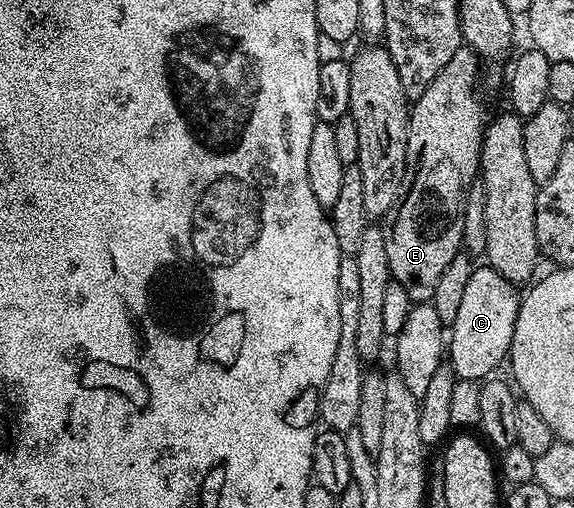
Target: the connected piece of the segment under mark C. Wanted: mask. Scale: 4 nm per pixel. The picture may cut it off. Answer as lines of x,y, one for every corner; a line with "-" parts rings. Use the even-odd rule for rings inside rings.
487,266
473,267
462,303
458,305
458,318
450,325
450,339
446,344
450,367
459,379
483,382
495,373
492,371
503,360
505,363
509,359
521,299
521,289
502,278
502,274

